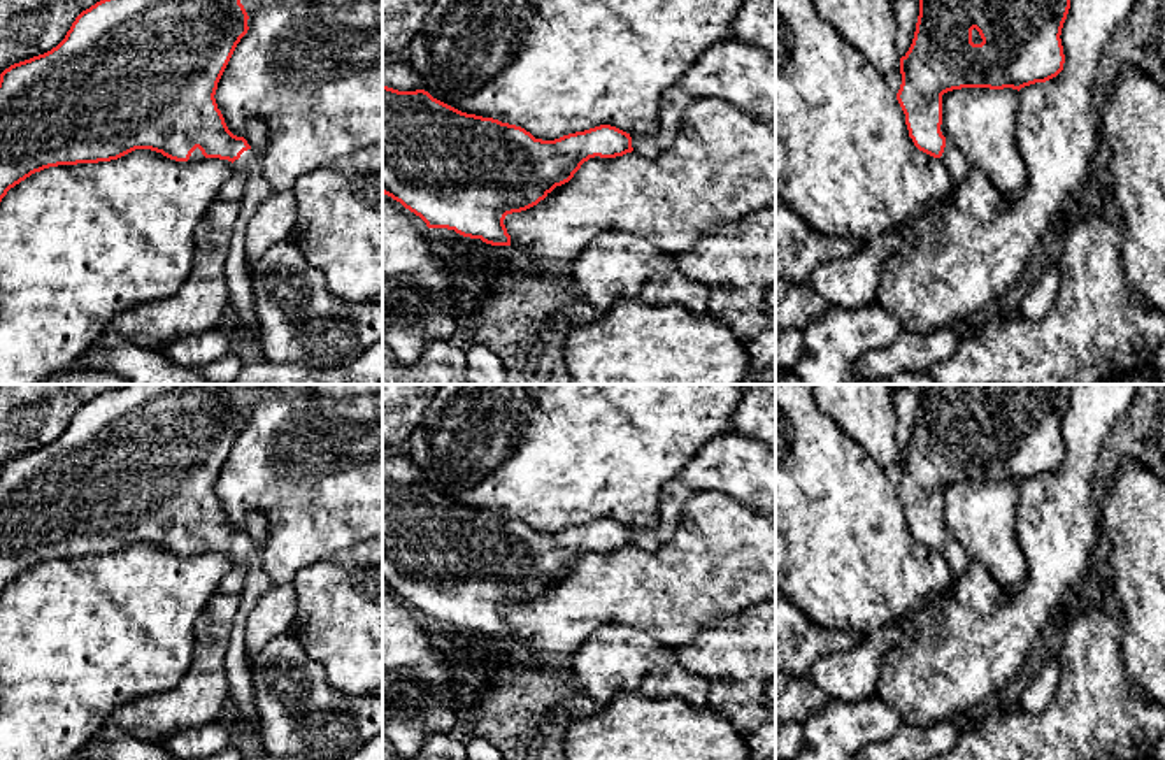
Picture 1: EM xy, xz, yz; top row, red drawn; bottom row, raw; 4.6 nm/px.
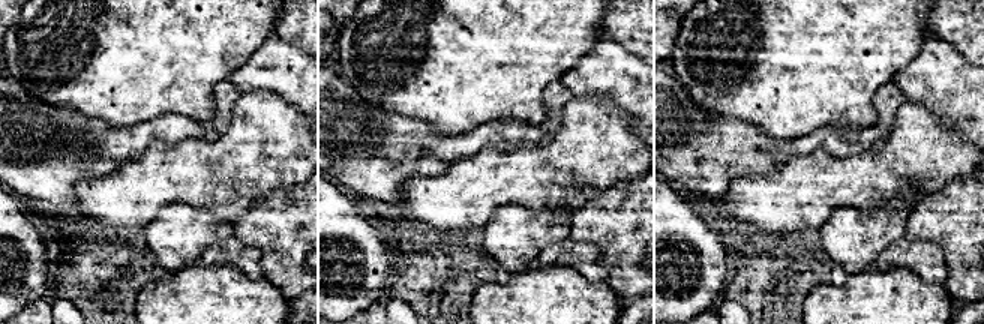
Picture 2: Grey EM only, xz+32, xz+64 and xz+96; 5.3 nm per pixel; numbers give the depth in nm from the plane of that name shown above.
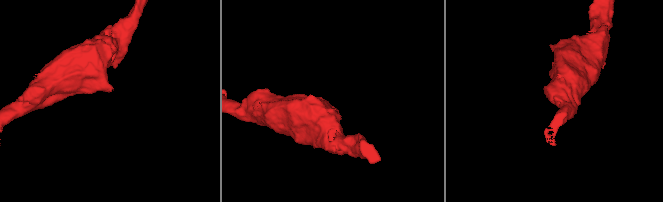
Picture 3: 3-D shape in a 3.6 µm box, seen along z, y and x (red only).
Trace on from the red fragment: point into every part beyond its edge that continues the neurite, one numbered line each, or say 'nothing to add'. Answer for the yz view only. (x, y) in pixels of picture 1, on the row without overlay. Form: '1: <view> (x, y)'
1: yz (955, 555)

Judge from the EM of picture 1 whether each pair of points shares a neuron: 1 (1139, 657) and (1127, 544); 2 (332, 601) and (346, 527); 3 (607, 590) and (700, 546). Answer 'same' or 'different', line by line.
1: same
2: different
3: same

